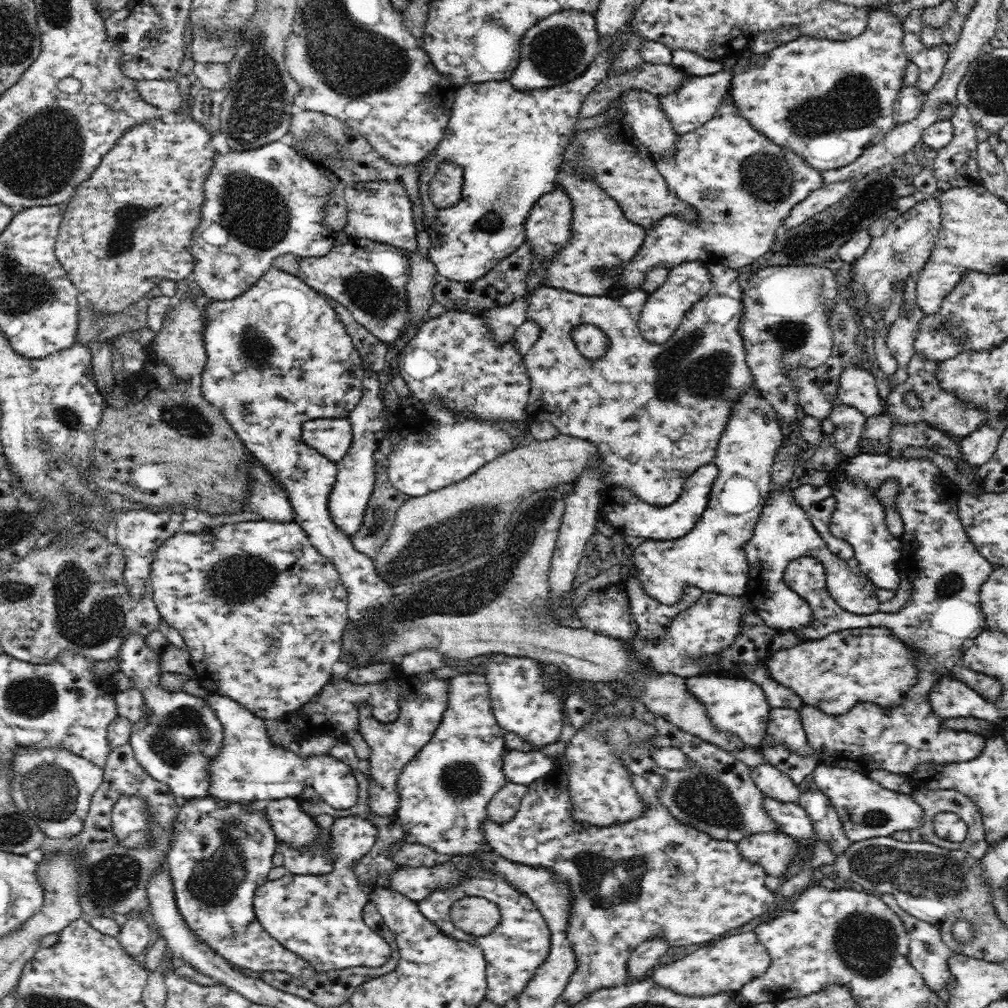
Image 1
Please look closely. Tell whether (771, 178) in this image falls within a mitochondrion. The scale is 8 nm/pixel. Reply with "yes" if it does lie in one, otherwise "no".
yes

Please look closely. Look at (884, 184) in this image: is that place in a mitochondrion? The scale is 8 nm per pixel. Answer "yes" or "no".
yes

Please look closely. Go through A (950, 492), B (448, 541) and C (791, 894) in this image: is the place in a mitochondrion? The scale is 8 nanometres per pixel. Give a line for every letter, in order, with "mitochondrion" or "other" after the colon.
A: other
B: mitochondrion
C: other

